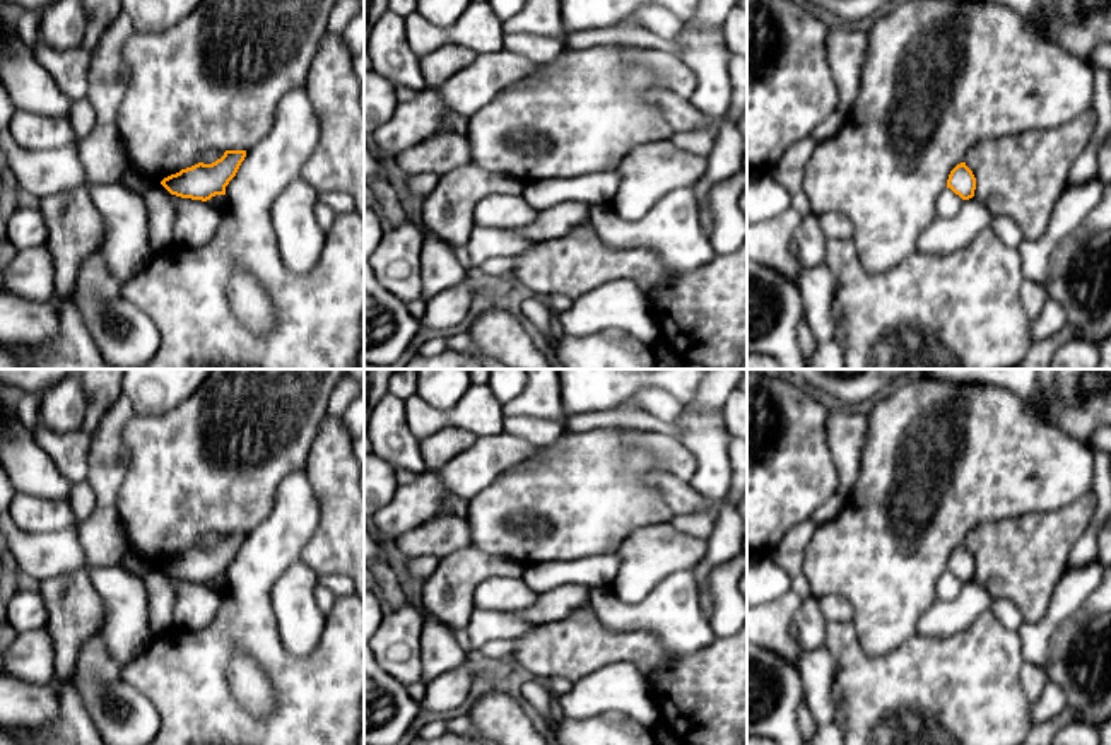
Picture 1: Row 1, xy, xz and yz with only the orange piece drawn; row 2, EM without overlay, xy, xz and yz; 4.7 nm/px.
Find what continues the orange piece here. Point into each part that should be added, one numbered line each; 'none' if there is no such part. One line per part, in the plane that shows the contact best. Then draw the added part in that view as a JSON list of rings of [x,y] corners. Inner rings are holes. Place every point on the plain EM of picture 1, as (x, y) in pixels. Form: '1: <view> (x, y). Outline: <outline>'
none

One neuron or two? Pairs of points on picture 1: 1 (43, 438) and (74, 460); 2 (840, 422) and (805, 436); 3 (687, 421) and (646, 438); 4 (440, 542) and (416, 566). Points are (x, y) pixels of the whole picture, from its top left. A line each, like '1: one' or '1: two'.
1: one
2: two
3: two
4: two

